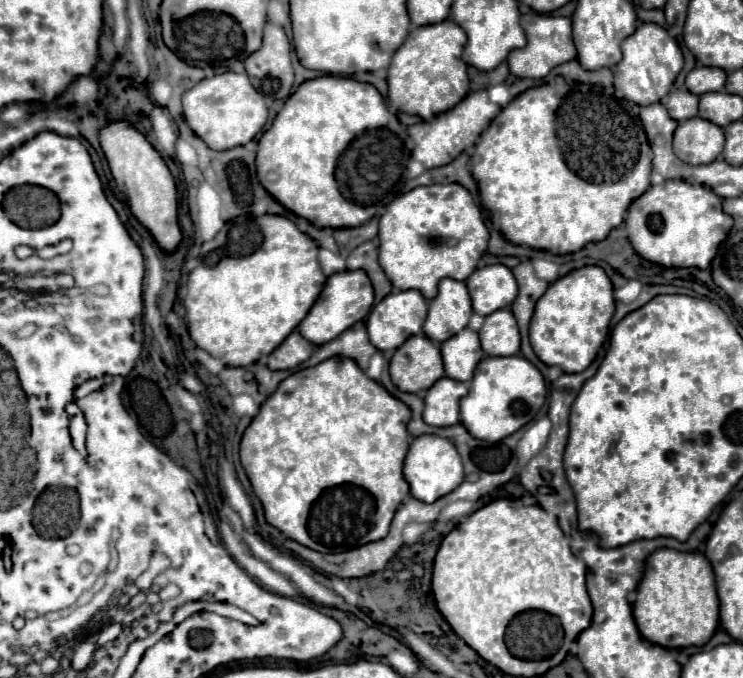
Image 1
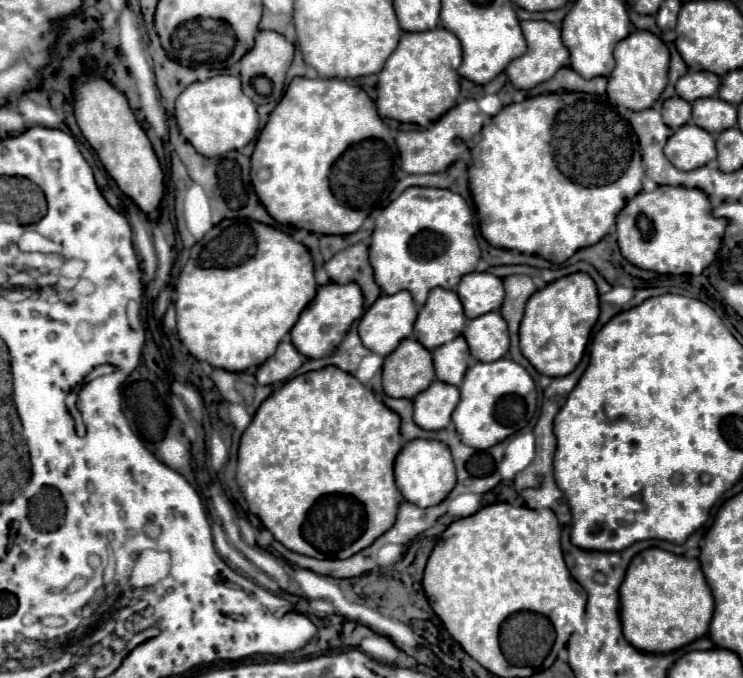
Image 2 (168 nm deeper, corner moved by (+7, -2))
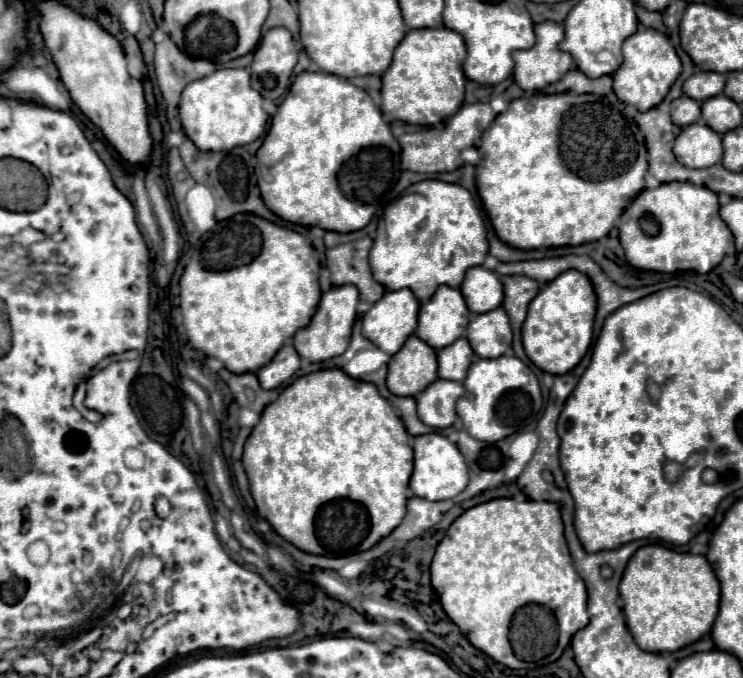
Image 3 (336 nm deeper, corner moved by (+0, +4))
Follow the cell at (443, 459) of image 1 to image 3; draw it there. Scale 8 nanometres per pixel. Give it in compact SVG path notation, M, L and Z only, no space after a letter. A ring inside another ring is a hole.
M428 433L414 437L414 473L410 477L410 489L416 497L428 499L428 501L442 501L452 499L458 493L462 493L468 485L468 467L458 451L458 447L448 441L448 437L440 433Z

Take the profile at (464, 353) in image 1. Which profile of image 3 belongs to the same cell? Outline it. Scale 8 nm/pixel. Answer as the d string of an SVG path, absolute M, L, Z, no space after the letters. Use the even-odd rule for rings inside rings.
M462 337L454 341L450 347L438 351L438 377L464 381L472 359L474 359L474 351L468 339Z

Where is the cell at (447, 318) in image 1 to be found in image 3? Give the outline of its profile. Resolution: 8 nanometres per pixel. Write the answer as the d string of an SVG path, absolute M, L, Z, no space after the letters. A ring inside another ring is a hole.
M438 287L430 301L422 303L416 335L434 349L448 347L468 327L468 307L454 287Z

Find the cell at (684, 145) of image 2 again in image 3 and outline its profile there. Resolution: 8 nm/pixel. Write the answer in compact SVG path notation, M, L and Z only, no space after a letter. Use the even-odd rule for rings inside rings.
M692 123L676 137L674 153L684 167L712 167L722 159L722 137L716 131L710 131L704 123Z

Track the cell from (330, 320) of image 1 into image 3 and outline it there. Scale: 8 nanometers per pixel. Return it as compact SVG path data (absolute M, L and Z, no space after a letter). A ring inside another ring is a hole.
M332 287L330 291L326 291L320 299L318 311L316 311L314 319L310 321L310 325L294 335L294 347L296 347L298 355L312 363L320 363L320 361L332 359L336 355L342 355L350 343L352 325L356 319L356 307L358 307L358 289L356 287Z

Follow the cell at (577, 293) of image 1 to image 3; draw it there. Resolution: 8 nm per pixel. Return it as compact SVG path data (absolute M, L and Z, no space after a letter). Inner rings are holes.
M564 271L550 281L528 307L528 317L522 325L522 343L528 359L542 371L564 375L574 369L592 343L592 325L596 315L596 295L592 283L580 271Z

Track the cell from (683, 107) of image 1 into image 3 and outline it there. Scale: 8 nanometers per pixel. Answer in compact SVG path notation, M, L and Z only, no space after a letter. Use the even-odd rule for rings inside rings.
M686 95L672 101L670 111L672 111L674 125L678 125L678 127L686 127L686 125L692 125L692 123L700 121L700 103L686 97Z

